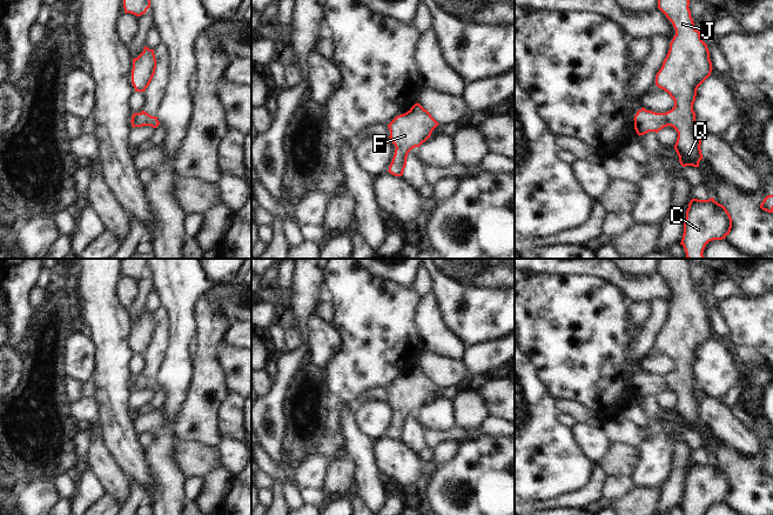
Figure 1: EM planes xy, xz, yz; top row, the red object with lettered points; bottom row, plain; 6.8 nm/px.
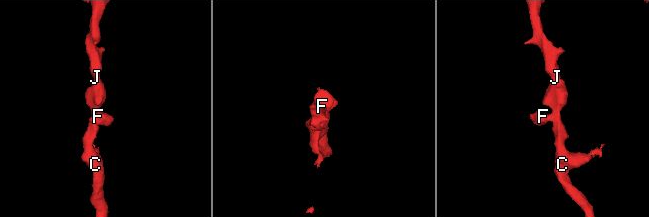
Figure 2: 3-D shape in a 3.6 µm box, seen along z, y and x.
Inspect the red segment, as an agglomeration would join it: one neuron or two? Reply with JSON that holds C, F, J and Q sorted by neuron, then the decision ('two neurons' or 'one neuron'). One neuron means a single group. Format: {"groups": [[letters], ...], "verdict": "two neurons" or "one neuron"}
{"groups": [["C", "F", "J", "Q"]], "verdict": "one neuron"}

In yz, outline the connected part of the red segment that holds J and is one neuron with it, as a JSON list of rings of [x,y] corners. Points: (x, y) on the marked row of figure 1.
[[[658,0],[658,8],[672,22],[675,35],[656,75],[656,86],[670,94],[674,107],[666,113],[656,113],[643,107],[633,120],[638,135],[673,127],[678,133],[674,149],[680,165],[699,167],[704,158],[693,103],[698,87],[711,75],[713,68],[707,45],[694,28],[688,6],[690,0]]]

